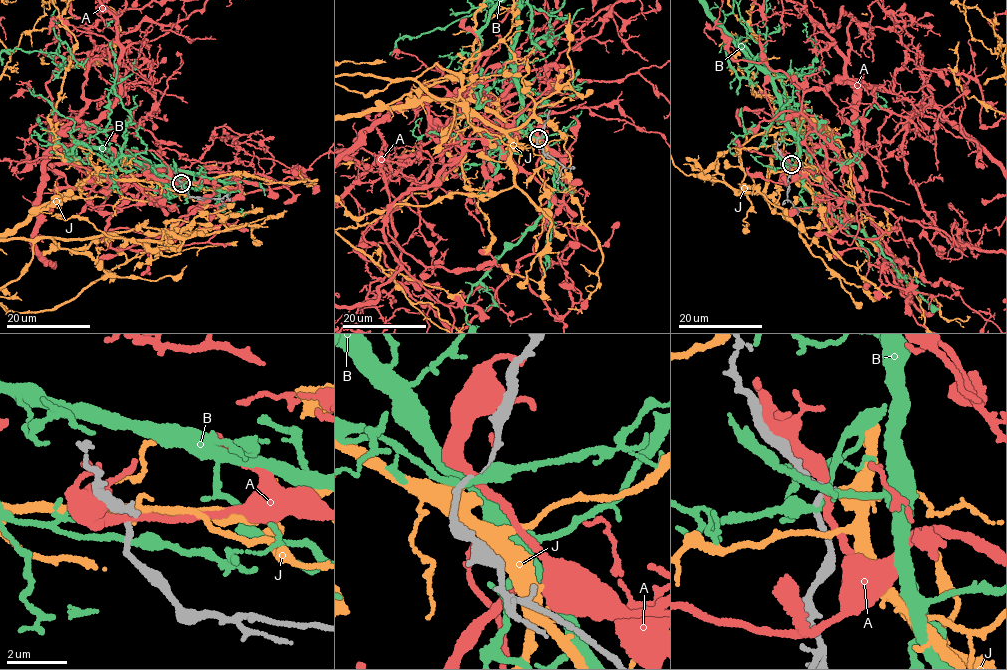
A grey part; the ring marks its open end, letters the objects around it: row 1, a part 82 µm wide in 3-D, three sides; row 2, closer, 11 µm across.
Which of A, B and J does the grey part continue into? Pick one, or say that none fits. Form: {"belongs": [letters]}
{"belongs": ["J"]}

